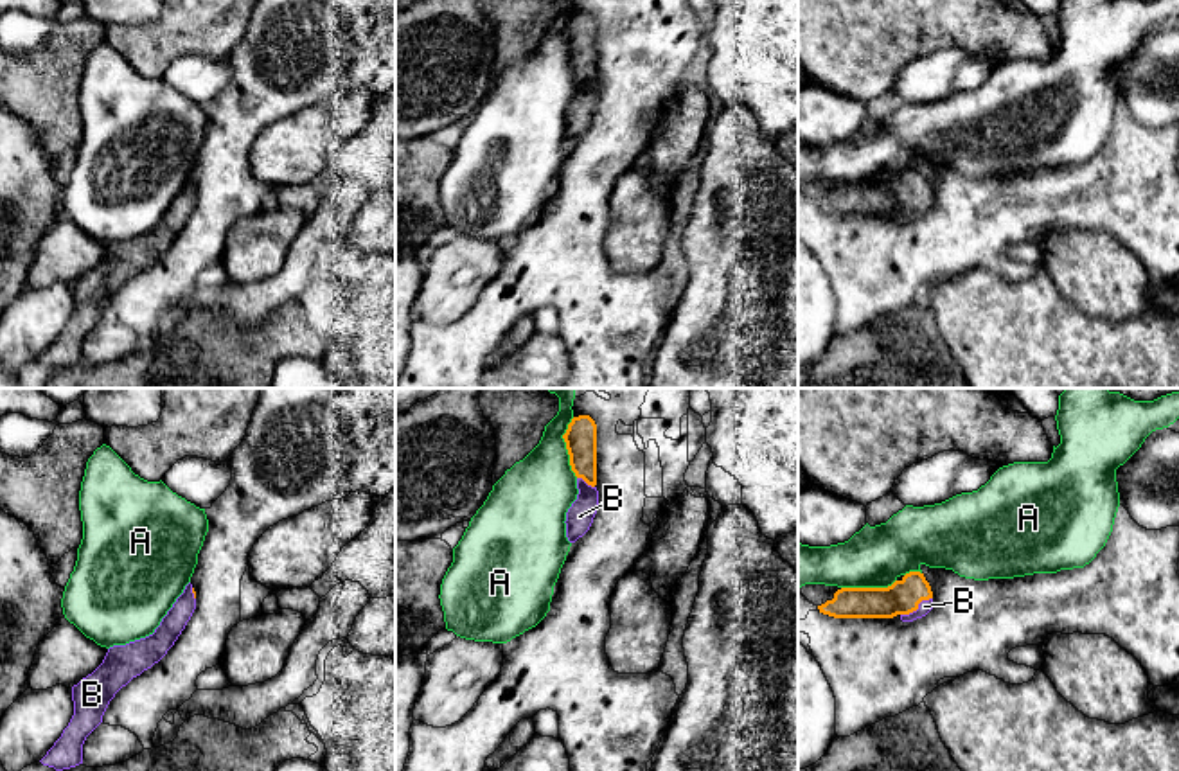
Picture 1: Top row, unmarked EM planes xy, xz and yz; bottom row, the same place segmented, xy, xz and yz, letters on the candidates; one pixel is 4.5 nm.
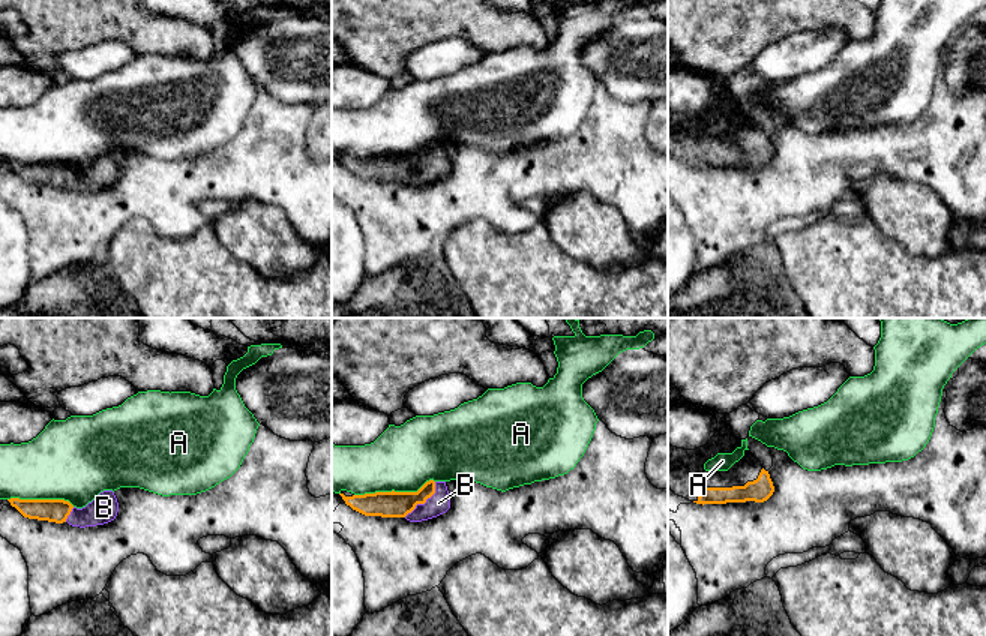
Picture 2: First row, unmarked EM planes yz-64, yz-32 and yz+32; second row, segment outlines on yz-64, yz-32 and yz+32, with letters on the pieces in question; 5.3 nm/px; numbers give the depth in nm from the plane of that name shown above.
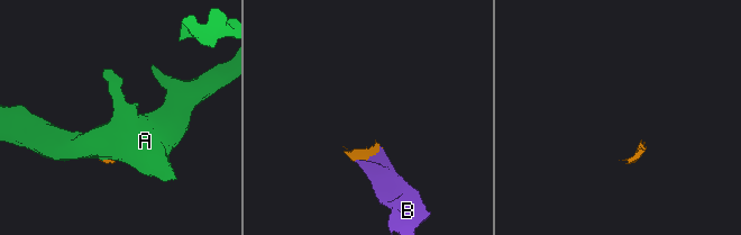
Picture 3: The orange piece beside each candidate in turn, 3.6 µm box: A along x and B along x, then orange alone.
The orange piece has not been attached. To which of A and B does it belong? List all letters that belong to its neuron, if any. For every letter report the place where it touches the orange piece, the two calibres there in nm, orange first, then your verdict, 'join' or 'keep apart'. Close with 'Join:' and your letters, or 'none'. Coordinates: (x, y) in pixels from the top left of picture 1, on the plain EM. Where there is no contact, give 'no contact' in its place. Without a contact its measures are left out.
A: xz (567, 45) | 140/320 nm | keep apart
B: yz (917, 205) | 160/60 nm | join
Join: B

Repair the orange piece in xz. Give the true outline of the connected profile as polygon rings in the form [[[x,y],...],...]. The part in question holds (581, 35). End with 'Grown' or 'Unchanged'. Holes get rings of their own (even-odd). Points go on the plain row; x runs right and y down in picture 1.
[[[590,13],[573,14],[563,32],[570,52],[572,68],[577,74],[577,97],[566,110],[566,135],[575,140],[582,135],[597,111],[597,22]]]. Grown

